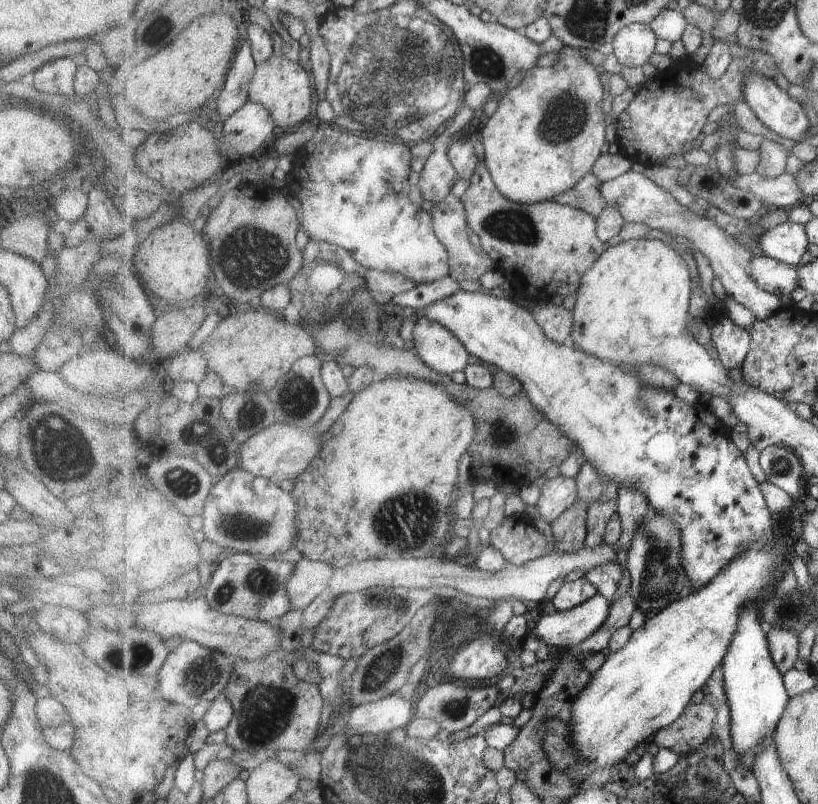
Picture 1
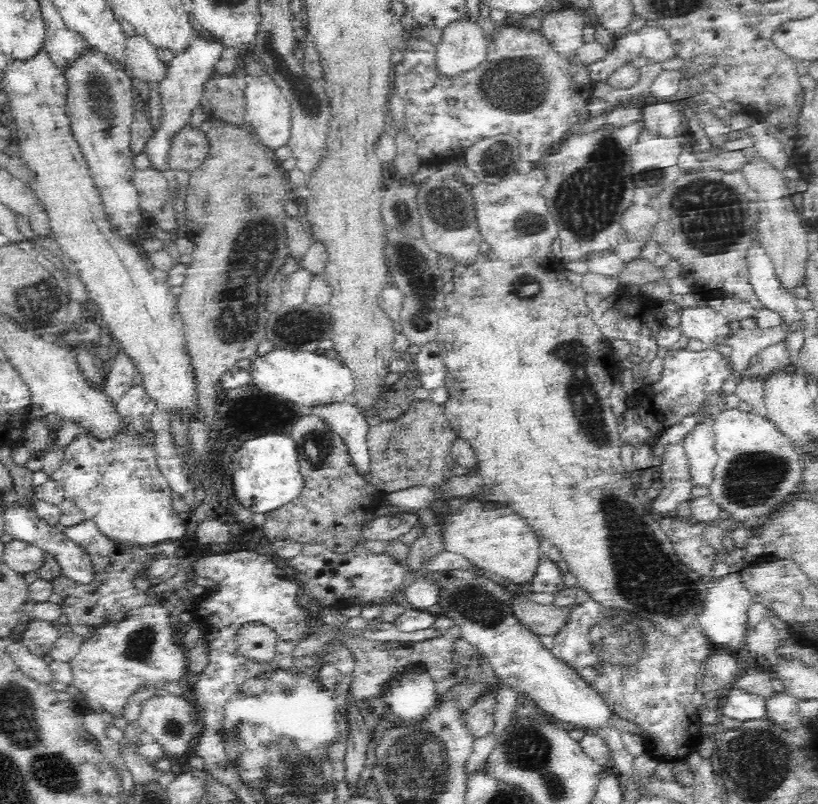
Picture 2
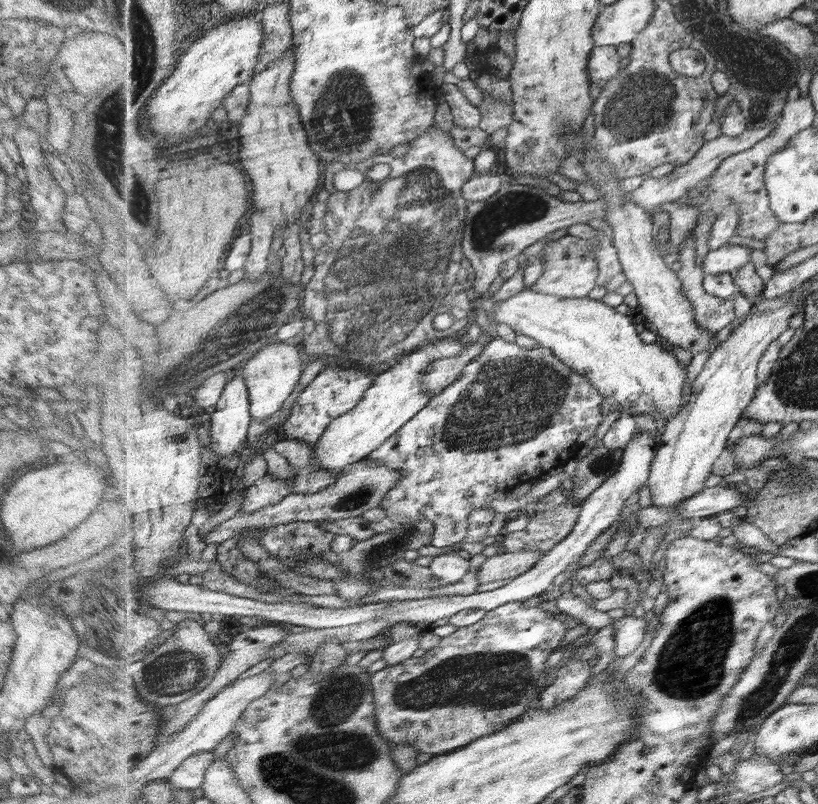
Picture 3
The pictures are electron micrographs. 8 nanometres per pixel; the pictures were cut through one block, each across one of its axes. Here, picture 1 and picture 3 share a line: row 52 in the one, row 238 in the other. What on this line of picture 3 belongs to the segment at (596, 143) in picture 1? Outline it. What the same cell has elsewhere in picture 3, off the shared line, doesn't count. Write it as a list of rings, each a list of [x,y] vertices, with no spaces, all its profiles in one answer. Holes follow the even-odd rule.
[[[570,235],[550,242],[539,253],[543,254],[543,261],[547,265],[547,270],[543,272],[541,279],[529,289],[560,298],[588,298],[589,292],[598,286],[598,277],[600,276],[600,269],[597,260],[595,260],[593,248],[591,240]]]

